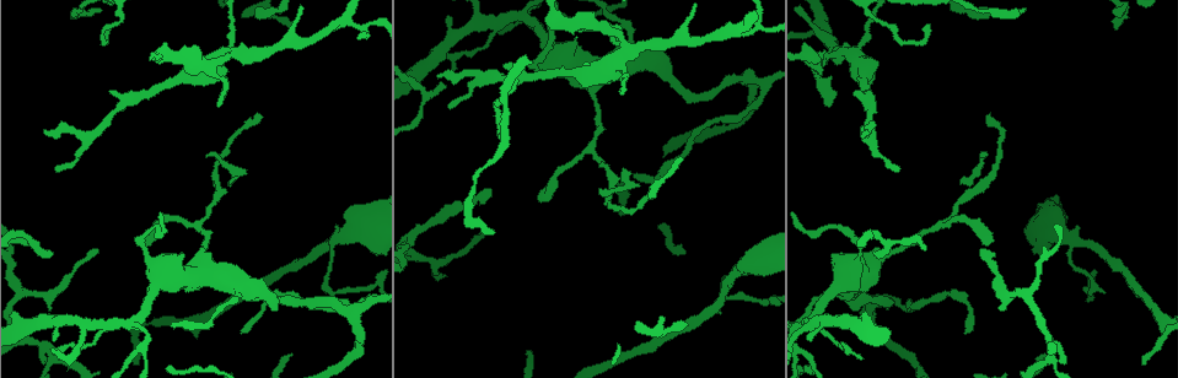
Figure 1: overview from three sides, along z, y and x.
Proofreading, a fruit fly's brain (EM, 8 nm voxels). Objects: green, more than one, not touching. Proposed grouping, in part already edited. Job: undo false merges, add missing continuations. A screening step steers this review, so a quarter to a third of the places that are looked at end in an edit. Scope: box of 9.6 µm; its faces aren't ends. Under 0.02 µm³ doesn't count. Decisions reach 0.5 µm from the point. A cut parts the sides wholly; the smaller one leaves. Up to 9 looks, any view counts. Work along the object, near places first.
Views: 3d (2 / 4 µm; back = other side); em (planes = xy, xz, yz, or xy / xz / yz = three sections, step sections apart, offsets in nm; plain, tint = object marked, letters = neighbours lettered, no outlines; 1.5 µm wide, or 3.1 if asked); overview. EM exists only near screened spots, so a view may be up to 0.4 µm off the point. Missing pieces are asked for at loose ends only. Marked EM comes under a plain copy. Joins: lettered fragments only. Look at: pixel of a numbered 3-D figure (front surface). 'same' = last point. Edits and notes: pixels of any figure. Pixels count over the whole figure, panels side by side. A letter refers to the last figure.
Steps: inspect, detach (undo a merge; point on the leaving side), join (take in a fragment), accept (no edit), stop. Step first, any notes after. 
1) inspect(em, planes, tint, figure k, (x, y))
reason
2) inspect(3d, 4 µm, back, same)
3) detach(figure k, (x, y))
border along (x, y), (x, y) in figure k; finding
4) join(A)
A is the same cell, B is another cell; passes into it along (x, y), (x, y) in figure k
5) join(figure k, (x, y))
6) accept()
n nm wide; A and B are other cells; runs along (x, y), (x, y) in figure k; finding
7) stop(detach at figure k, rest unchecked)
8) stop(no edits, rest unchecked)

inspect(3d, 2 µm, figure 1, (855, 90))
branch stops here

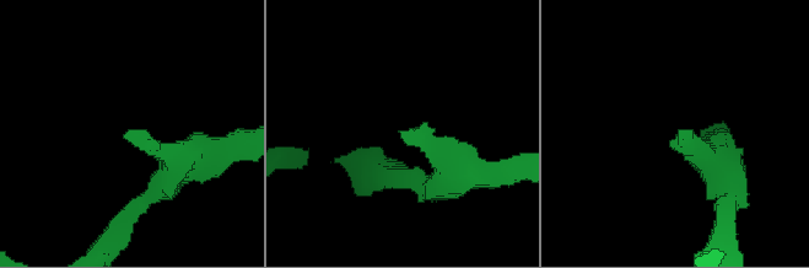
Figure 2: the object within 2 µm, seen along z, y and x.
inspect(em, 3.1 µm, xz, step 16, letters, figure 2, (123, 138))

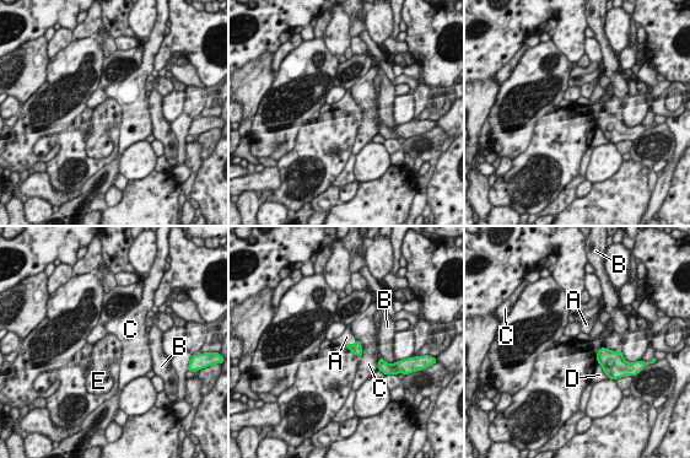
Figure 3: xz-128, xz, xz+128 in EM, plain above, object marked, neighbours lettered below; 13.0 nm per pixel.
join(A)
140 nm wide; A is the same cell, B, C, D and E are other cells; passes into it along (355, 348), (350, 344), (346, 337) in figure 3; the neuron continues

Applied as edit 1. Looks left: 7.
inspect(em, planes, letters, figure 1, (236, 52))
sudden change in width

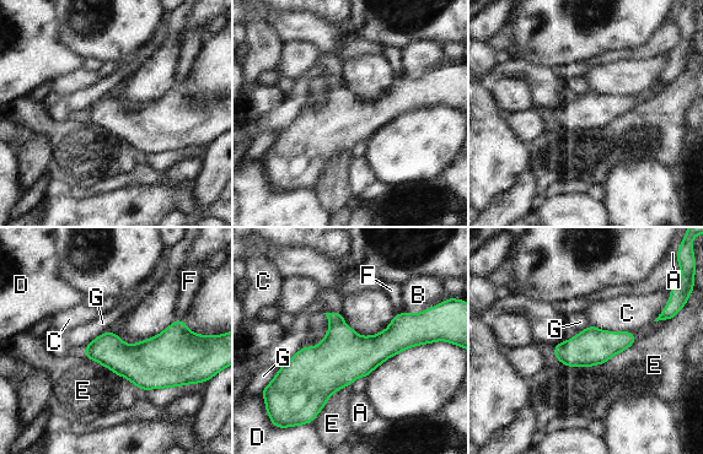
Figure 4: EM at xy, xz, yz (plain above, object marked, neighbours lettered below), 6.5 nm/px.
accept()
A, B, C, D, E, F and G are other cells; runs along (422, 339), (279, 376) in figure 4; one neuron here

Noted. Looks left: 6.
inspect(em, planes, letters, figure 1, (981, 153))
branch stops here

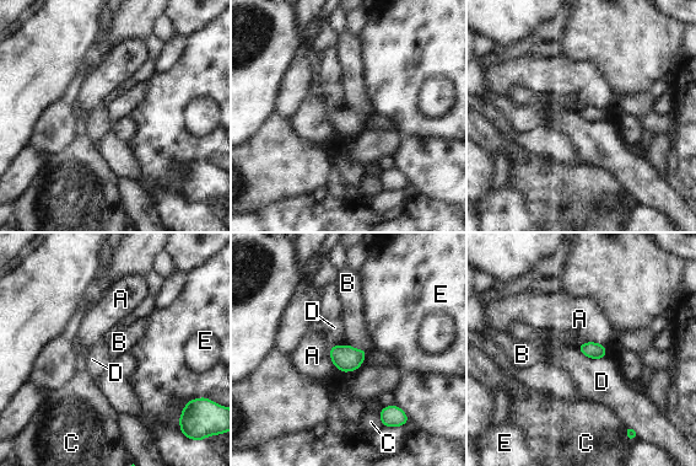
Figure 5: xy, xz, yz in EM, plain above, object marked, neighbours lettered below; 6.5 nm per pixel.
accept()
D touches over 200 nm; A, B, C, D and E are other cells; border along (345, 343), (354, 348), (367, 351) in figure 5; no lettered fragment goes on from it

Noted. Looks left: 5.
stop(join at figure 3, rest unchecked)

